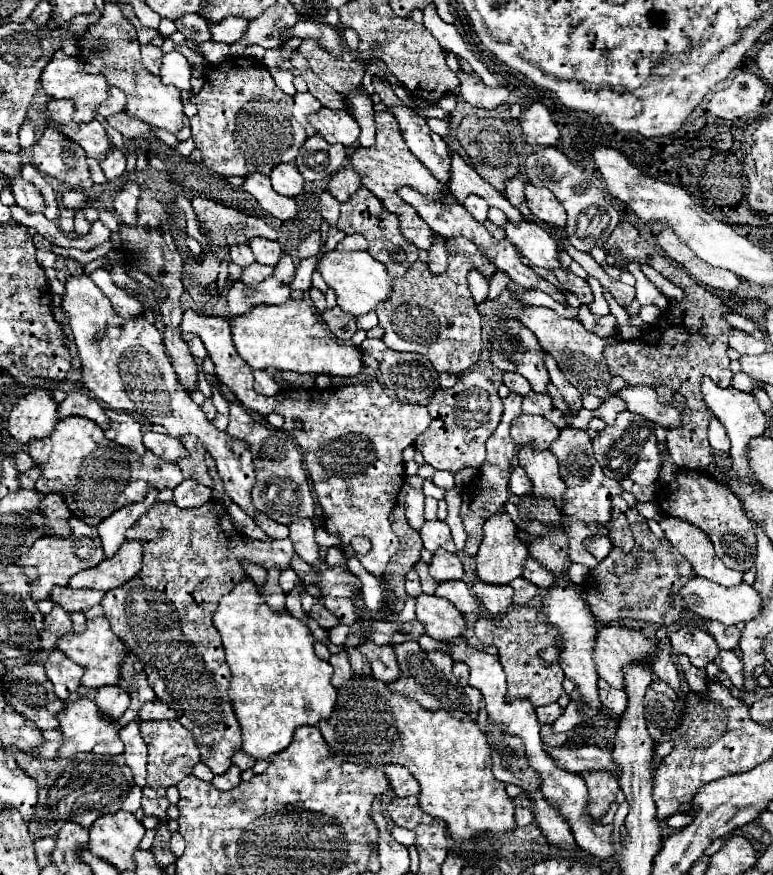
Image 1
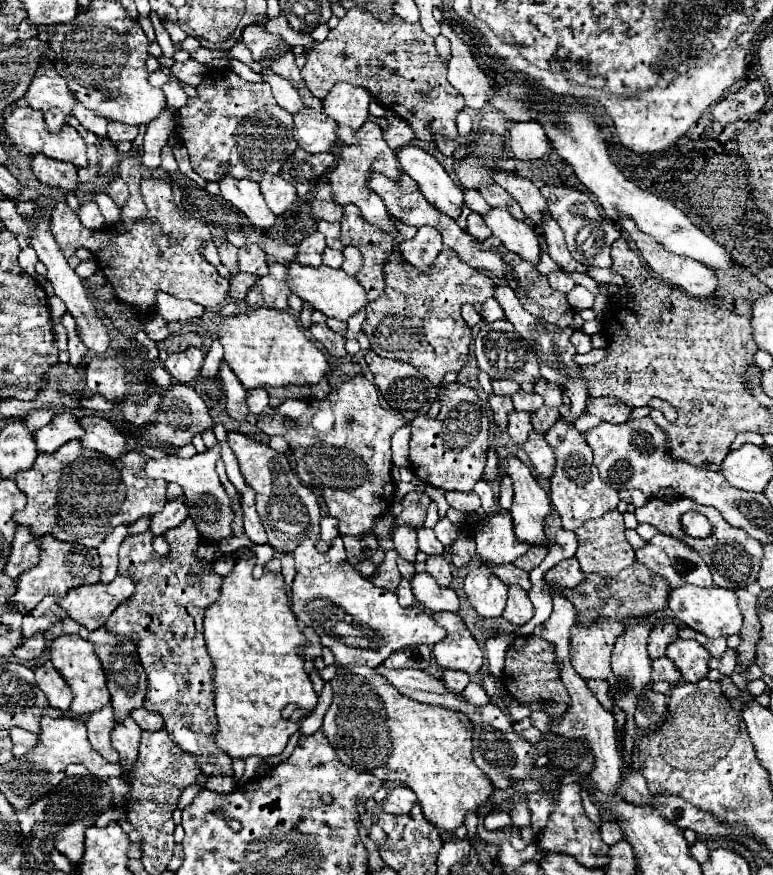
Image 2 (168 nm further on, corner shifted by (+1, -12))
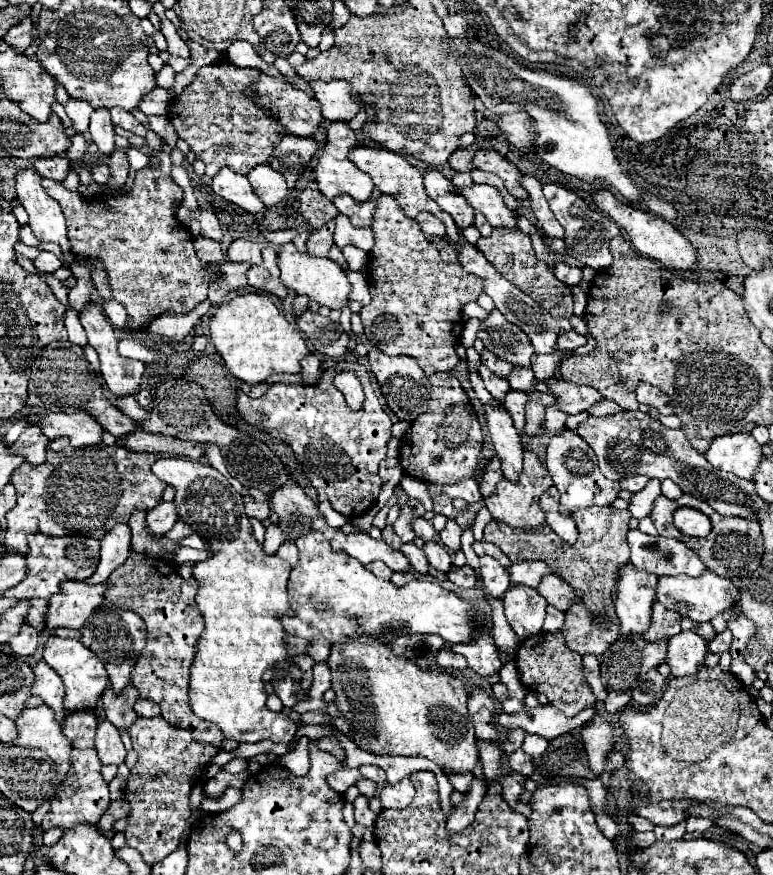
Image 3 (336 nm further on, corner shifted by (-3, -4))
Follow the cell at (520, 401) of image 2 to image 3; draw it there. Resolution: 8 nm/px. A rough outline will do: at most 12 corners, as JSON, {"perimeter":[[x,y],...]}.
{"perimeter":[[515,368],[509,376],[513,390],[531,392],[535,376],[529,368]]}

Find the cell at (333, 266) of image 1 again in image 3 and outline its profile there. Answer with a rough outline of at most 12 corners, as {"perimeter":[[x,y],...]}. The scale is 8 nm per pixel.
{"perimeter":[[279,250],[281,280],[319,306],[349,302],[347,272],[329,258]]}

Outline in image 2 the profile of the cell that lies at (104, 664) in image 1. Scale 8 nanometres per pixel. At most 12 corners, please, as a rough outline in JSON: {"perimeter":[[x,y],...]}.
{"perimeter":[[77,634],[51,642],[49,658],[71,688],[77,716],[111,702],[93,644]]}

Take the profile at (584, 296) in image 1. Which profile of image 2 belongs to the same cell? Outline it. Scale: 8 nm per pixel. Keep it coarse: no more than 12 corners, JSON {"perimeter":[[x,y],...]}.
{"perimeter":[[563,270],[547,274],[549,284],[563,294],[575,286]]}

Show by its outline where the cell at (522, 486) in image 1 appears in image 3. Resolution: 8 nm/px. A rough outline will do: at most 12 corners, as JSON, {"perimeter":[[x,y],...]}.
{"perimeter":[[495,456],[481,478],[481,494],[493,494],[501,474],[501,460]]}

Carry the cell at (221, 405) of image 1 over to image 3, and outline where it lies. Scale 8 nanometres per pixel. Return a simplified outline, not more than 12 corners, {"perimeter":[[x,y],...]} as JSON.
{"perimeter":[[249,490],[247,516],[265,522],[271,514],[269,498],[261,490]]}

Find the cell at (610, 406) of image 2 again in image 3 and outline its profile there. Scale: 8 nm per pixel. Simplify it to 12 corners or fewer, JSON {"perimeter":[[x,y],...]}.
{"perimeter":[[549,380],[549,392],[567,414],[587,412],[601,402],[591,386]]}

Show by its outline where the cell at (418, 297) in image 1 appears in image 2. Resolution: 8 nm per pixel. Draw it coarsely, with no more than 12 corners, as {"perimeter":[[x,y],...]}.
{"perimeter":[[441,248],[427,272],[385,258],[361,326],[433,386],[467,364],[465,303],[495,283]]}

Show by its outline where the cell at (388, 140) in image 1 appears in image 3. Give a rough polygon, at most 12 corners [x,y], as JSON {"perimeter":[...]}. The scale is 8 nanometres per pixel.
{"perimeter":[[331,122],[315,166],[319,190],[331,200],[373,196],[373,180],[349,162],[361,146],[345,122]]}

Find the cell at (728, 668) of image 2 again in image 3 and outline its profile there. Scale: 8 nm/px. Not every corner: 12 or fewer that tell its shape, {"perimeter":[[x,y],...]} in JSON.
{"perimeter":[[731,630],[717,634],[709,642],[709,652],[723,654],[731,646]]}

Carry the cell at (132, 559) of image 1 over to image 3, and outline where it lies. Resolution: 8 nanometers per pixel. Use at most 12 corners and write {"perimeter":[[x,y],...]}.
{"perimeter":[[63,582],[49,598],[49,630],[83,628],[107,584]]}

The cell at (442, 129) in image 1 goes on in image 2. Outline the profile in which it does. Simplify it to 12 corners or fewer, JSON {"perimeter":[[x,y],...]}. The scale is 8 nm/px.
{"perimeter":[[393,114],[383,128],[383,136],[391,148],[409,144],[413,132]]}

